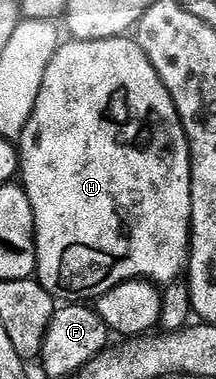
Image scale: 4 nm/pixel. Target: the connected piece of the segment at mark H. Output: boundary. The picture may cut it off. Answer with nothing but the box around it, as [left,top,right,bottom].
[17,37,192,303]

